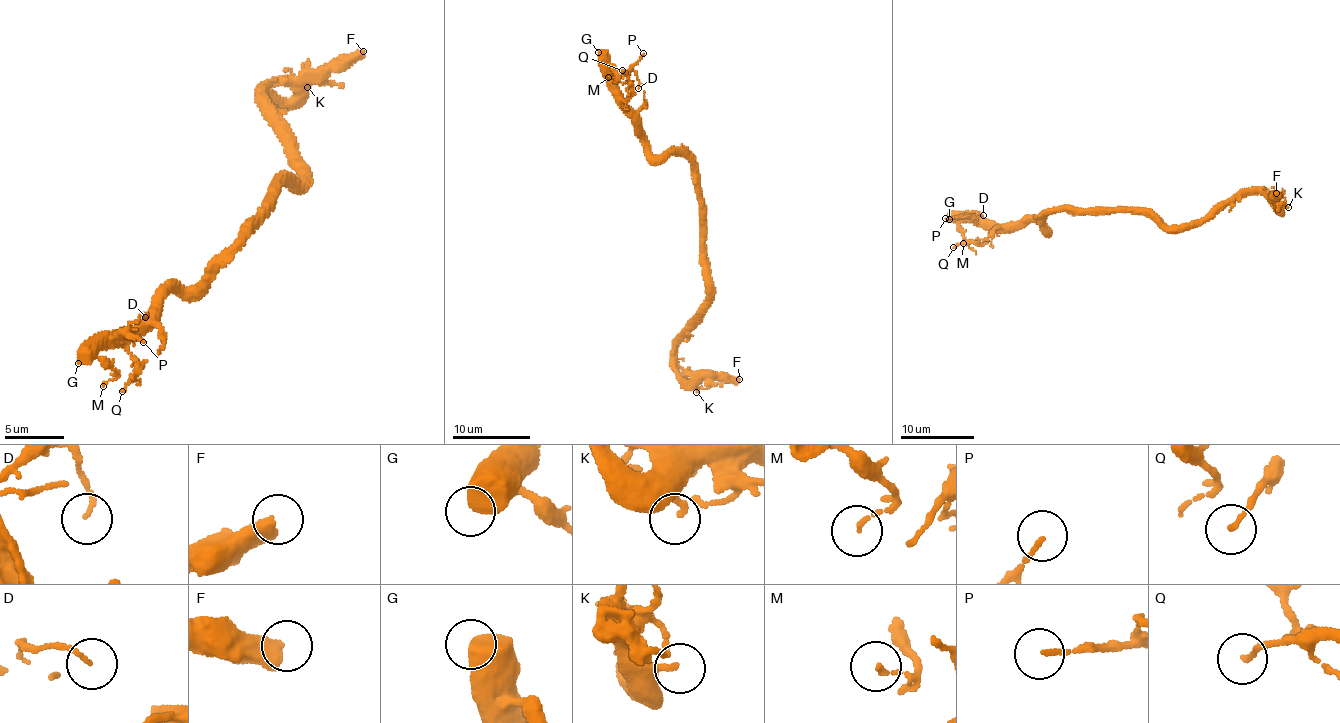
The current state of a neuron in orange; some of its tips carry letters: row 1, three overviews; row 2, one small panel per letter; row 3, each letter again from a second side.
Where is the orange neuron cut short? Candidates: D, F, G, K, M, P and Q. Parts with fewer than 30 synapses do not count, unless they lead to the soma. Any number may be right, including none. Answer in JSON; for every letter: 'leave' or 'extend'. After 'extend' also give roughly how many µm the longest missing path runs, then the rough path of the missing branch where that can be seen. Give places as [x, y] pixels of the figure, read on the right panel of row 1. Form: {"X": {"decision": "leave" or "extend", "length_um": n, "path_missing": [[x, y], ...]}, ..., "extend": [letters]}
{"D": {"decision": "leave"}, "F": {"decision": "extend", "length_um": 35}, "G": {"decision": "leave"}, "K": {"decision": "leave"}, "M": {"decision": "leave"}, "P": {"decision": "leave"}, "Q": {"decision": "leave"}, "extend": ["F"]}

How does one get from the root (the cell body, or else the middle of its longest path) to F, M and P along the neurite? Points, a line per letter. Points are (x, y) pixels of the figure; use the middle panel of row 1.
F: (700, 216), (700, 260), (708, 281), (708, 307), (680, 341), (676, 362), (690, 372), (739, 379)
M: (700, 216), (698, 167), (680, 155), (653, 155), (610, 66), (618, 78), (608, 77)
P: (700, 216), (698, 167), (680, 155), (653, 155), (644, 143), (639, 118), (617, 86), (617, 81), (643, 53)

